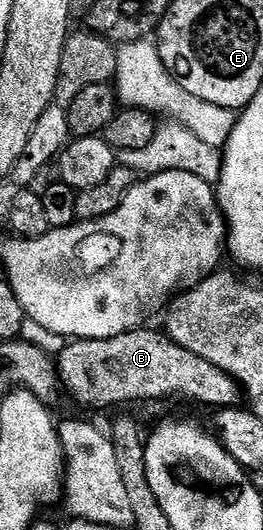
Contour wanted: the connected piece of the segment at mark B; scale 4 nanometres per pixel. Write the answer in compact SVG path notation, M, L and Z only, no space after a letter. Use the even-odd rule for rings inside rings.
M147 328L130 329L105 339L72 340L57 355L62 392L90 411L107 411L110 405L126 401L163 401L166 397L185 397L199 405L212 405L215 411L240 404L239 385L221 367L185 351L166 332L154 333Z

